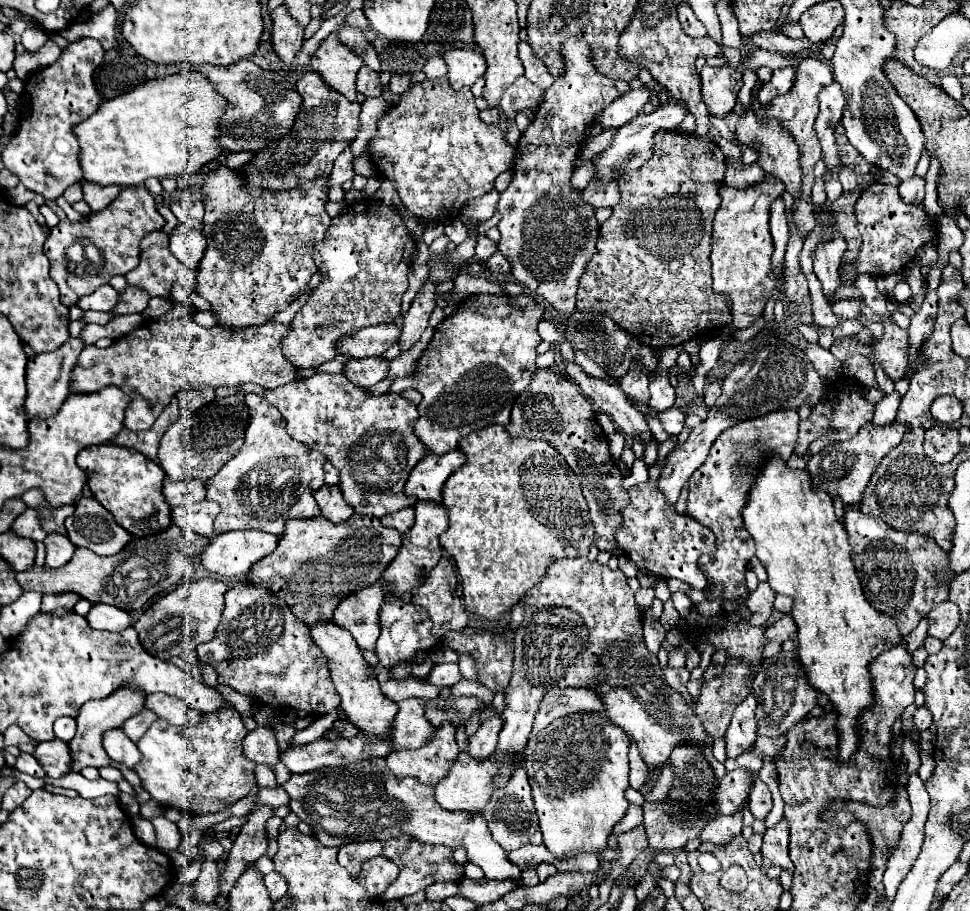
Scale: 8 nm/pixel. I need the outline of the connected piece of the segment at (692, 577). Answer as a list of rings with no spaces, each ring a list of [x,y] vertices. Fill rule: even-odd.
[[[646,480],[630,490],[630,504],[624,510],[624,526],[616,540],[624,554],[642,570],[658,578],[678,578],[694,589],[704,590],[707,579],[698,567],[698,558],[716,550],[716,536],[688,514],[678,514],[666,500],[658,480]]]

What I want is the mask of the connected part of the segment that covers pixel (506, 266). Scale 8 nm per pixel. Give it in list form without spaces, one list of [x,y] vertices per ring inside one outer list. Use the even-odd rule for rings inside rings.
[[[494,252],[490,260],[486,260],[486,266],[492,270],[492,272],[498,272],[498,274],[508,274],[510,272],[510,262],[506,260],[506,256],[502,252]]]

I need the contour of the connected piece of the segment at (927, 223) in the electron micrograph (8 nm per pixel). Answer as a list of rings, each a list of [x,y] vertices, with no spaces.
[[[872,182],[856,200],[854,212],[858,220],[858,230],[862,234],[862,248],[858,252],[858,260],[840,270],[840,278],[844,280],[844,284],[852,284],[856,274],[860,272],[870,276],[896,274],[916,258],[918,250],[924,244],[932,244],[932,248],[938,250],[934,220],[926,214],[922,204],[906,204],[898,194],[898,188],[892,184]]]

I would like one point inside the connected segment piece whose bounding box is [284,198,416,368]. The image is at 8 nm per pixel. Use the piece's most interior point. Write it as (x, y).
(364, 260)

